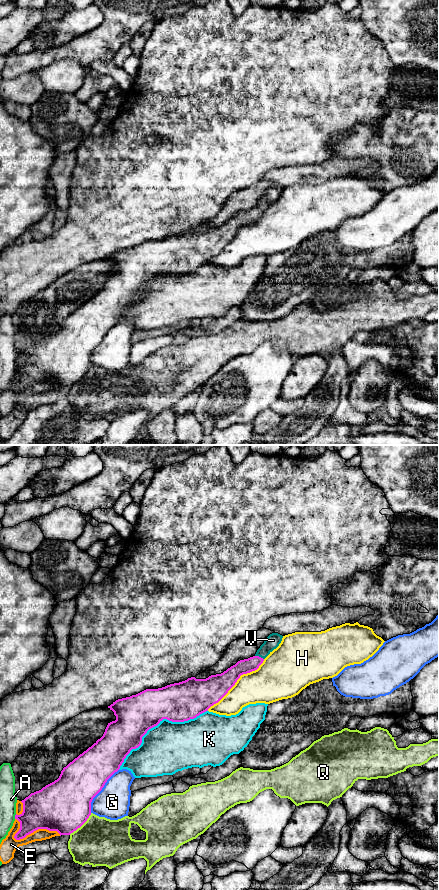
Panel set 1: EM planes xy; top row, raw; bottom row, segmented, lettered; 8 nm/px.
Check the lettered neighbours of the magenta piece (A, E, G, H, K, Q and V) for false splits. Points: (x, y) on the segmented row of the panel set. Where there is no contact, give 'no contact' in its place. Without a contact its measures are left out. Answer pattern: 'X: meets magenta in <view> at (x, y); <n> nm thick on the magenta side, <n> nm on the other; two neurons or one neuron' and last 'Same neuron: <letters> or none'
A: meets magenta in xy at (15, 816); 320 nm thick on the magenta side, 140 nm on the other; two neurons
E: meets magenta in xy at (28, 834); 320 nm thick on the magenta side, 140 nm on the other; two neurons
G: meets magenta in xy at (100, 790); 340 nm thick on the magenta side, 280 nm on the other; two neurons
H: meets magenta in xy at (236, 681); 220 nm thick on the magenta side, 300 nm on the other; two neurons
K: meets magenta in xy at (156, 725); 320 nm thick on the magenta side, 400 nm on the other; two neurons
Q: meets magenta in xy at (81, 825); 420 nm thick on the magenta side, 380 nm on the other; two neurons
V: meets magenta in xy at (258, 656); 120 nm thick on the magenta side, 110 nm on the other; one neuron
Same neuron: V

